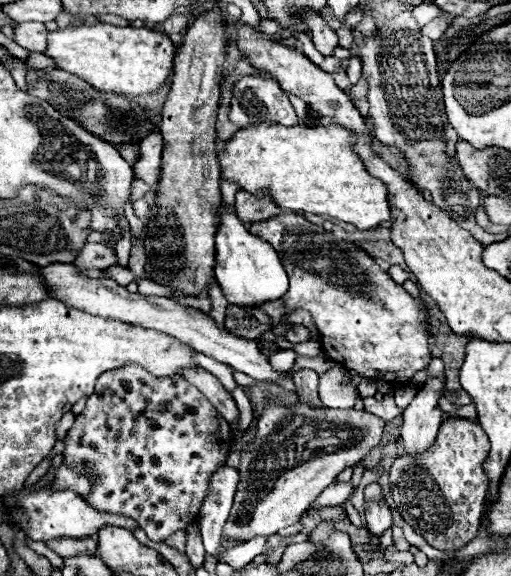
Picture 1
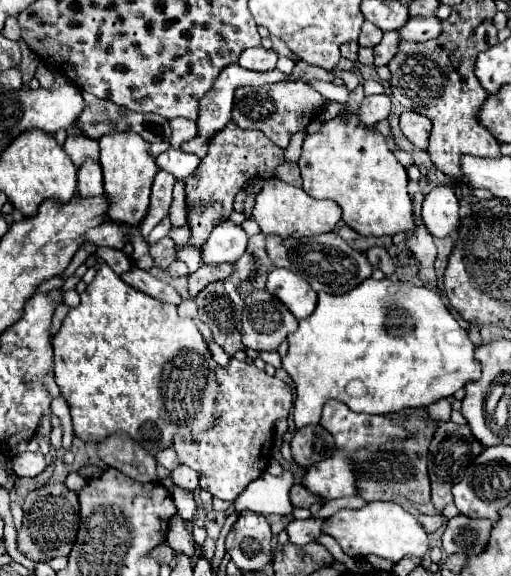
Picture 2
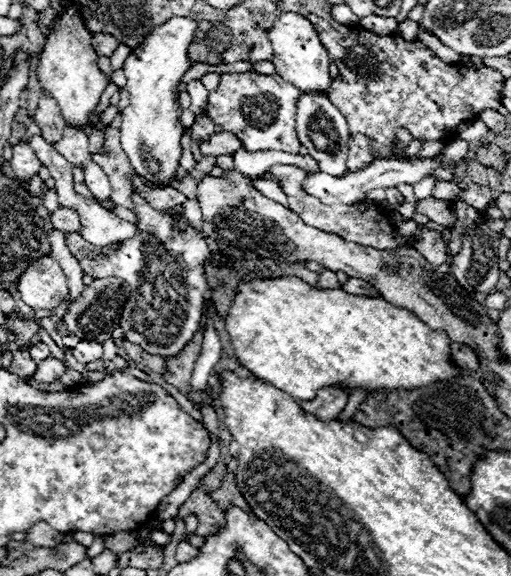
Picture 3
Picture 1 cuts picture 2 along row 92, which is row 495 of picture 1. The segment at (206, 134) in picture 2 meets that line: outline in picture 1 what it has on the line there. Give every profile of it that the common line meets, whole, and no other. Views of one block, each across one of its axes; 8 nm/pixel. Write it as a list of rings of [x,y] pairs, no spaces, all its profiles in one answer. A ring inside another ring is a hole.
[[[222,466],[216,476],[210,478],[208,498],[204,498],[198,514],[200,532],[204,538],[204,548],[208,554],[216,556],[220,548],[220,530],[228,518],[236,494],[238,470],[230,466]]]

